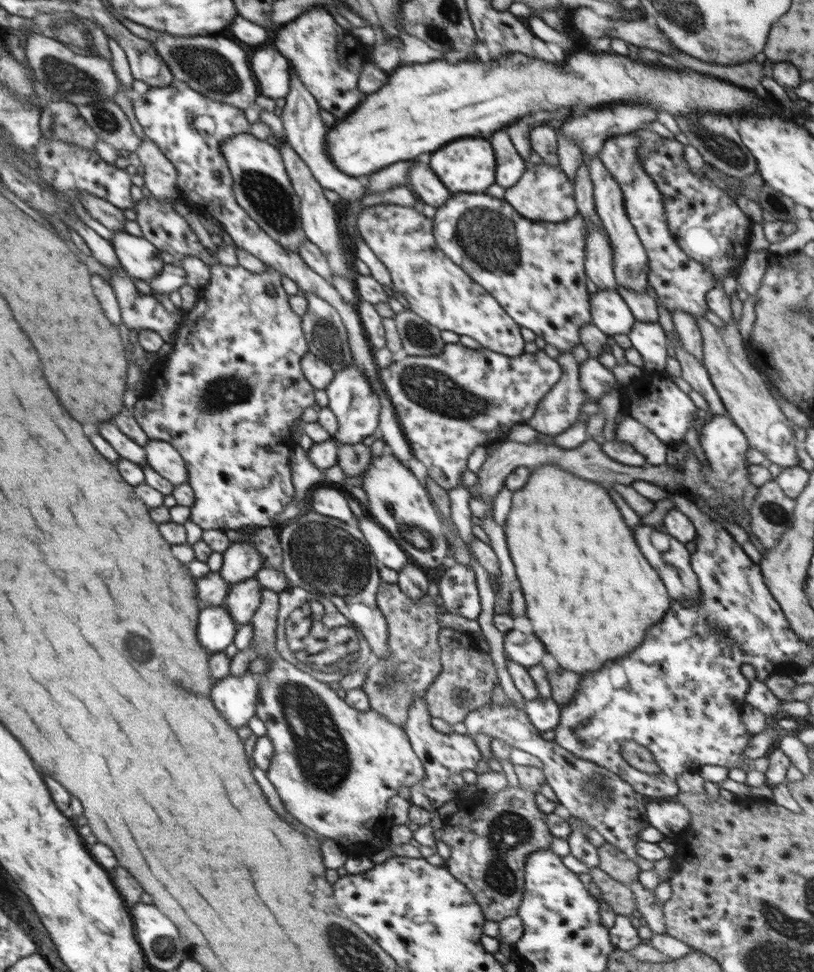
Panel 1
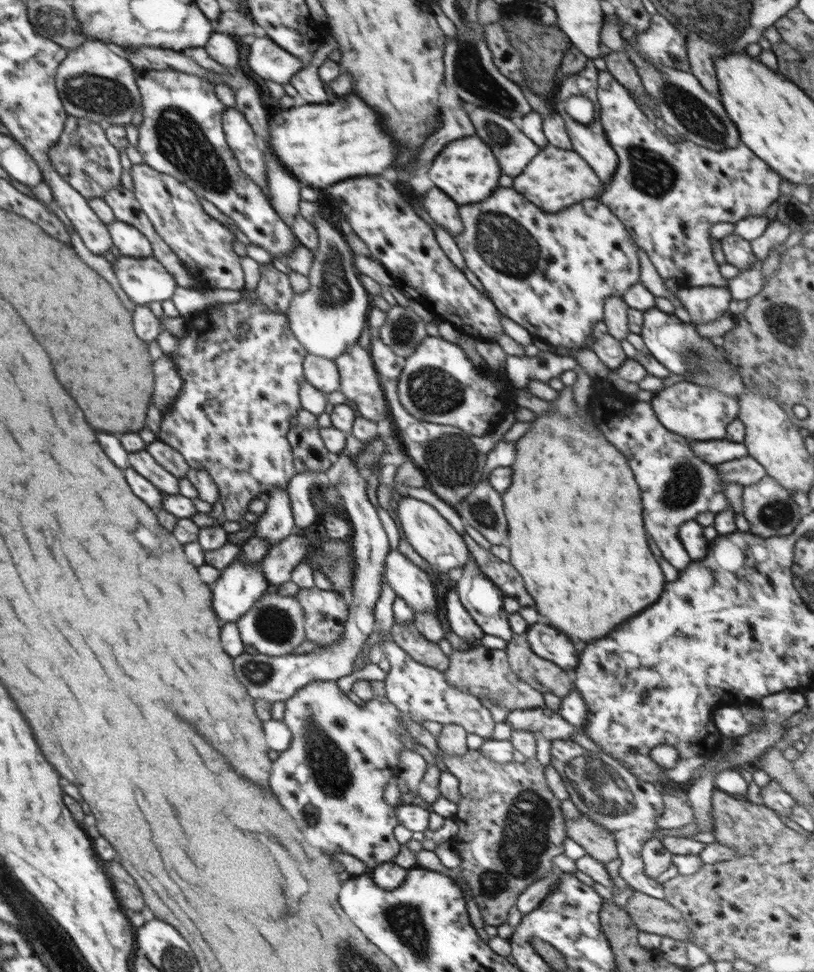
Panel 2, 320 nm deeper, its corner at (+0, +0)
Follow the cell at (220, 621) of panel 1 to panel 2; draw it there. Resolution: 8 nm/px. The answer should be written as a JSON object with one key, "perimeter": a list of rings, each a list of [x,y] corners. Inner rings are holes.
{"perimeter":[[[236,555],[212,584],[212,606],[220,624],[238,622],[266,593],[268,586],[260,562],[245,561]]]}

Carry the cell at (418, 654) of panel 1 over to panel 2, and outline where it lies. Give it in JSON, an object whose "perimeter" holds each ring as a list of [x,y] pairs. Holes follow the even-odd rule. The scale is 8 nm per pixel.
{"perimeter":[[[394,620],[390,638],[416,662],[424,666],[435,668],[442,673],[449,667],[449,658],[444,655],[439,645],[426,640],[414,623],[402,625]]]}

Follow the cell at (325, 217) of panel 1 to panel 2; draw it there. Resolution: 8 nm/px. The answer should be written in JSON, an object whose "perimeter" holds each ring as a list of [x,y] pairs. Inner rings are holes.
{"perimeter":[[[316,214],[314,217],[319,247],[316,250],[316,256],[313,258],[309,276],[307,277],[310,286],[300,296],[291,298],[285,314],[289,318],[289,327],[306,349],[306,352],[334,361],[349,350],[351,346],[354,346],[360,334],[362,334],[362,328],[364,328],[367,320],[367,312],[372,305],[371,296],[358,279],[358,272],[354,264],[354,252],[345,240],[345,228],[330,224],[320,217],[320,214]]]}

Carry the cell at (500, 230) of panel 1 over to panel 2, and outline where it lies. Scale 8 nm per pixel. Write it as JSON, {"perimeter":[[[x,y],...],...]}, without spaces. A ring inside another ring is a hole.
{"perimeter":[[[500,187],[489,198],[480,203],[458,206],[458,212],[462,219],[464,230],[455,234],[454,240],[461,250],[467,268],[475,274],[487,290],[490,300],[495,304],[498,311],[520,324],[522,328],[526,328],[533,338],[538,338],[554,347],[562,346],[574,350],[584,346],[589,340],[588,336],[593,334],[594,324],[603,320],[605,300],[609,296],[622,297],[632,285],[638,283],[640,259],[635,240],[630,236],[629,230],[626,230],[626,227],[618,220],[618,217],[603,203],[594,199],[574,203],[569,208],[562,210],[562,212],[550,214],[540,210],[532,202],[528,202],[522,194],[518,194],[514,187]]]}

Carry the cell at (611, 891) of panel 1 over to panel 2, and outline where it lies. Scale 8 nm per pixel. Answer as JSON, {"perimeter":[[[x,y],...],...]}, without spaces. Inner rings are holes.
{"perimeter":[[[635,891],[624,908],[639,931],[690,942],[691,930],[683,914],[665,899],[653,898]]]}

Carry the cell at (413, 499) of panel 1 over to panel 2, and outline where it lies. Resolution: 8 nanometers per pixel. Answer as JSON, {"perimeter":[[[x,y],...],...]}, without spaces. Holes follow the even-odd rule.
{"perimeter":[[[404,497],[395,503],[393,508],[400,520],[400,528],[404,530],[405,539],[414,547],[414,550],[422,556],[430,565],[436,567],[439,572],[447,573],[452,568],[463,568],[471,554],[463,535],[460,535],[430,504]]]}

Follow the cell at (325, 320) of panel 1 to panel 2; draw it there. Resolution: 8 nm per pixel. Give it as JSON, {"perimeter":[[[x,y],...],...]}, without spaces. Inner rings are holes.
{"perimeter":[[[357,341],[354,346],[351,346],[349,350],[340,355],[334,362],[339,368],[341,378],[339,390],[344,393],[347,402],[351,403],[354,409],[360,412],[360,417],[374,422],[380,422],[389,418],[388,404],[382,389],[382,378],[375,369],[370,352],[364,349]]]}

